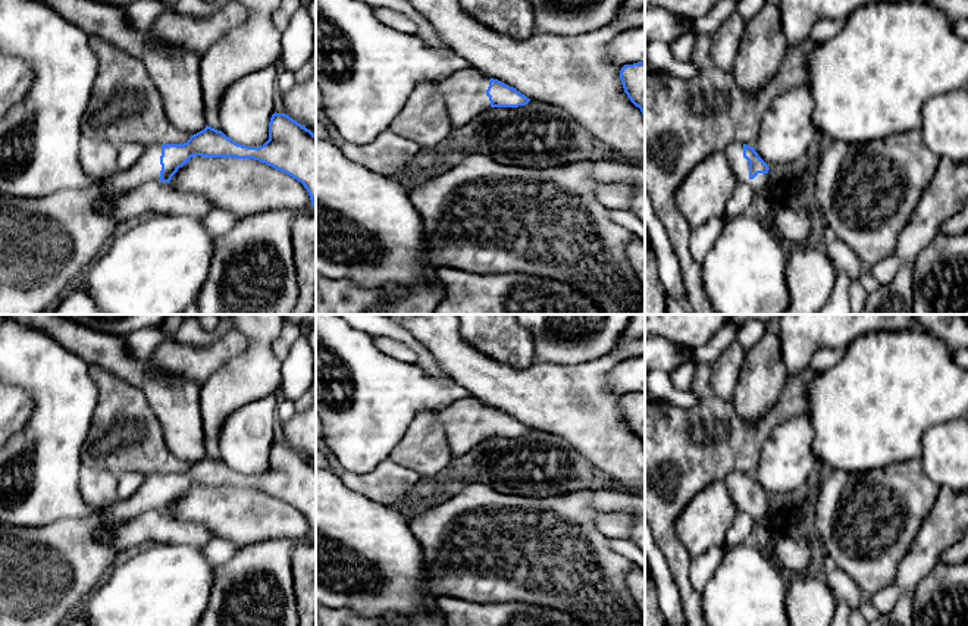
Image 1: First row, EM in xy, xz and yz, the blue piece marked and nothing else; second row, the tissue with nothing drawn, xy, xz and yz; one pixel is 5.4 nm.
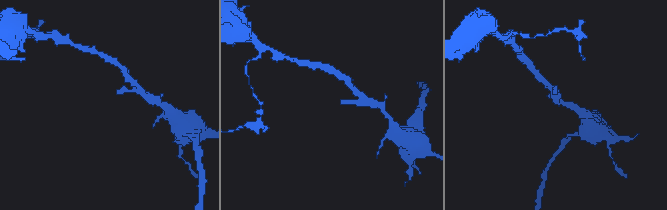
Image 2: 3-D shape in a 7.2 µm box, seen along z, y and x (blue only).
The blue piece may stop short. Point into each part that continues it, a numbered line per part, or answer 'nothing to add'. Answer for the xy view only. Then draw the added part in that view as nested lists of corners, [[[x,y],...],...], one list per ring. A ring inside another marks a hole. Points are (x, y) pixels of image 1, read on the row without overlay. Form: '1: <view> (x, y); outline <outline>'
1: xy (46, 573); outline [[[162,473],[145,476],[140,489],[123,501],[85,519],[62,519],[41,528],[16,528],[0,522],[0,626],[63,626],[113,569],[119,551],[101,541],[101,526],[115,528],[142,513],[160,511]]]

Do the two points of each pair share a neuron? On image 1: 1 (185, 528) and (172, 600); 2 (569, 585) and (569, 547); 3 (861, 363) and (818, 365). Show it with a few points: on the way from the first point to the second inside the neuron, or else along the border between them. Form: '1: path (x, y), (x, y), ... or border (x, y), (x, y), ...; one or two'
1: border (149, 544), (191, 544), (199, 548); two
2: path (569, 576), (569, 556); one
3: border (846, 349), (845, 354), (835, 365), (820, 373); two

